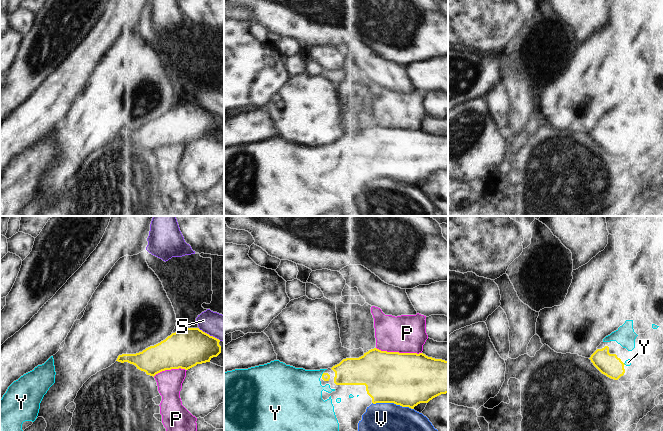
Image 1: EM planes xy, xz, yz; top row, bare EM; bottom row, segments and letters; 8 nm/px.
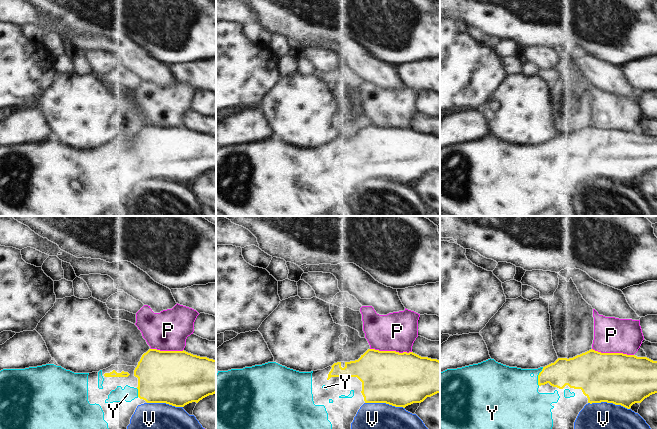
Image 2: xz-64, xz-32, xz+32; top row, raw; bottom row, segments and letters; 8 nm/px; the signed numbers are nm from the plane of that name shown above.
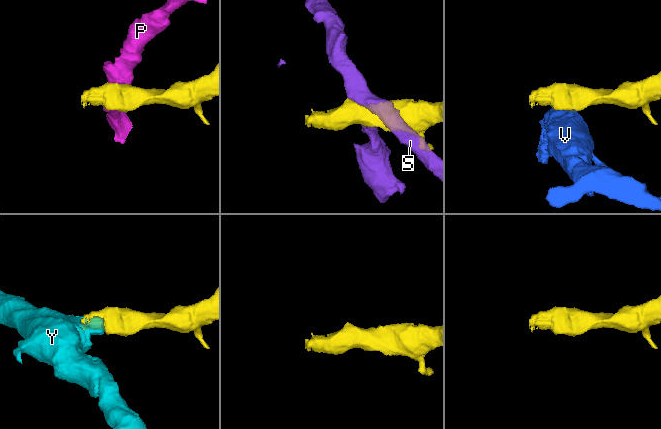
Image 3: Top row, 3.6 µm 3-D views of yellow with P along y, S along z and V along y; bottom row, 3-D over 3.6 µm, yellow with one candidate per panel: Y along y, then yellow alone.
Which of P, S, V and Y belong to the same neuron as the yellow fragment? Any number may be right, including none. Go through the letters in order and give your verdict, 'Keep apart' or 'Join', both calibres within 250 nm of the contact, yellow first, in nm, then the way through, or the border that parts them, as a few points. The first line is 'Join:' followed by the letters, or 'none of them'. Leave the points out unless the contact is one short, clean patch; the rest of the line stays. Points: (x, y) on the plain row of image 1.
Join: Y
P: Keep apart. Thickness 440 nm (yellow) against 300 nm
S: Keep apart. Thickness 320 nm (yellow) against 200 nm
V: Keep apart. Thickness 440 nm (yellow) against 480 nm
Y: Join. Thickness 60 nm (yellow) against 380 nm. Path across: xz (325, 152), (322, 150), (313, 152), (297, 168).

